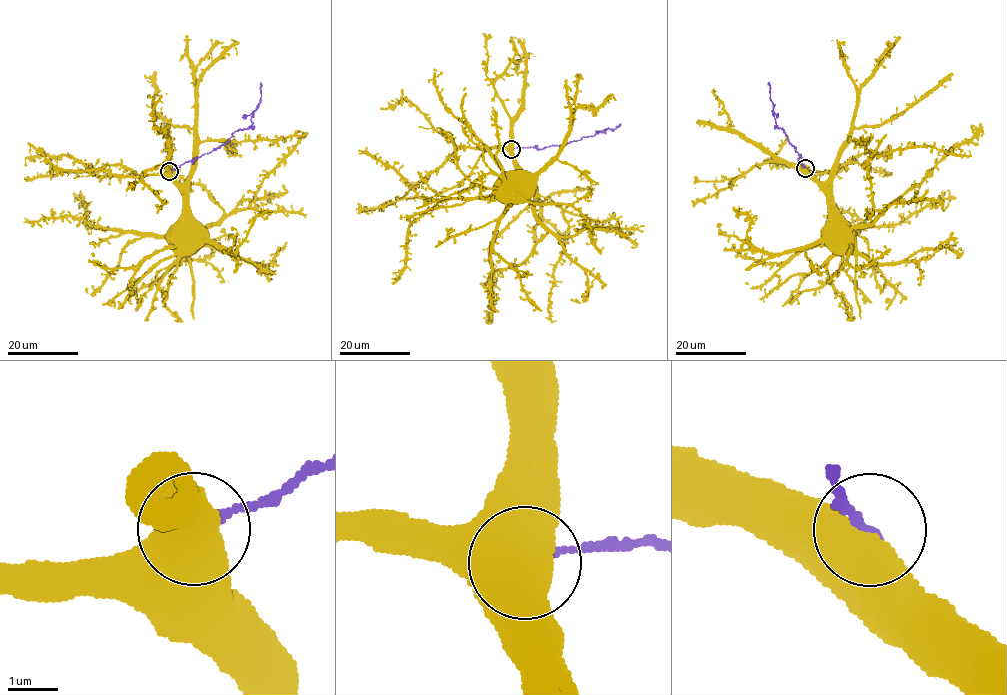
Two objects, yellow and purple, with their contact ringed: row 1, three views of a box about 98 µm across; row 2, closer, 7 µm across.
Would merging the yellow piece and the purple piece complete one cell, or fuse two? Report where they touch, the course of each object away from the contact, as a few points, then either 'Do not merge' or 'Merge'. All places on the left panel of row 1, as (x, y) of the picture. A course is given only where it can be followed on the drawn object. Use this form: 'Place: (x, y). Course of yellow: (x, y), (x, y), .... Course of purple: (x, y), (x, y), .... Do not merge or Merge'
Place: (169, 171). Course of yellow: (169, 171), (202, 228), (223, 216), (200, 185), (171, 168), (168, 126), (159, 124). Course of purple: (169, 171), (216, 150), (234, 132), (247, 128), (252, 123), (252, 113), (260, 101), (261, 83). Do not merge

